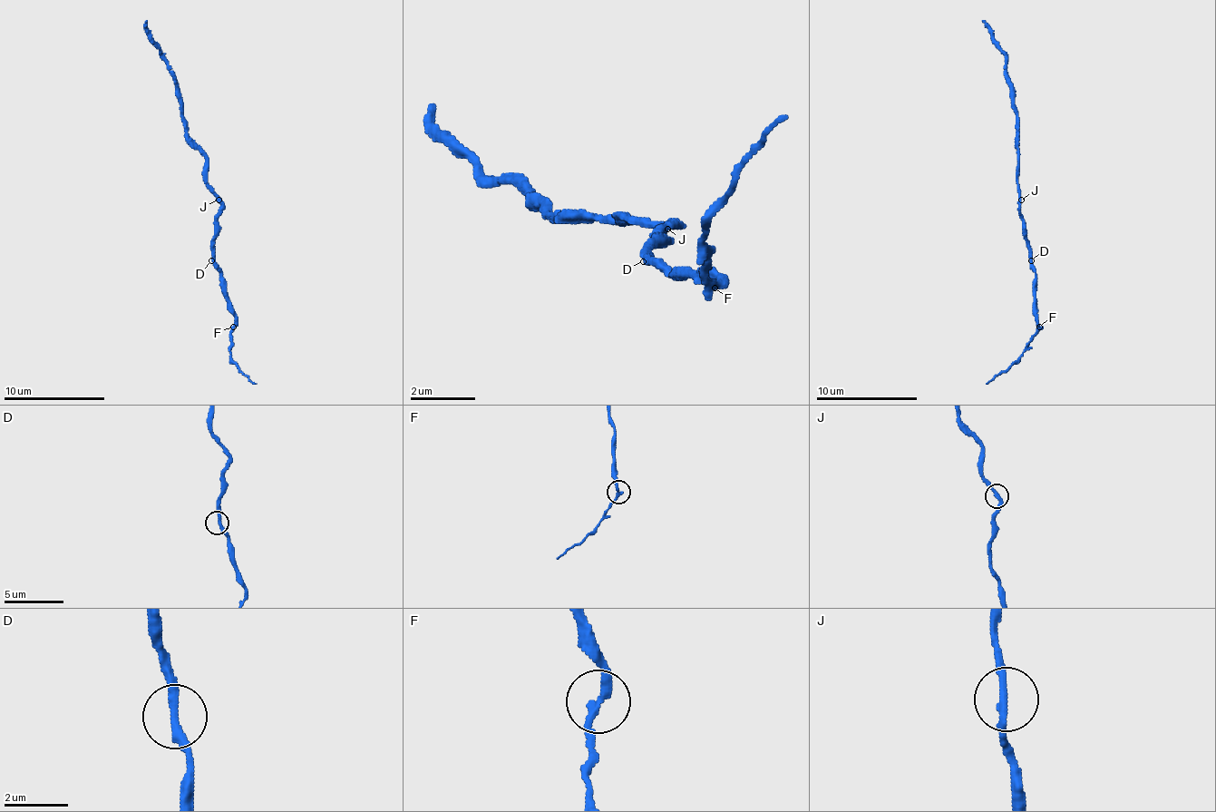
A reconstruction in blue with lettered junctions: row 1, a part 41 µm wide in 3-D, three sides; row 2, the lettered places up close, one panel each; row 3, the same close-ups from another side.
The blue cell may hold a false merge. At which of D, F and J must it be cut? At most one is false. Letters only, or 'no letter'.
F

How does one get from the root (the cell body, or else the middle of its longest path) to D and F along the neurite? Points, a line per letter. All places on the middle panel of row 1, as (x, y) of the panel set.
D: (676, 229), (667, 229), (659, 237), (643, 261)
F: (676, 229), (667, 229), (651, 245), (651, 261), (667, 278), (708, 278), (716, 286)

